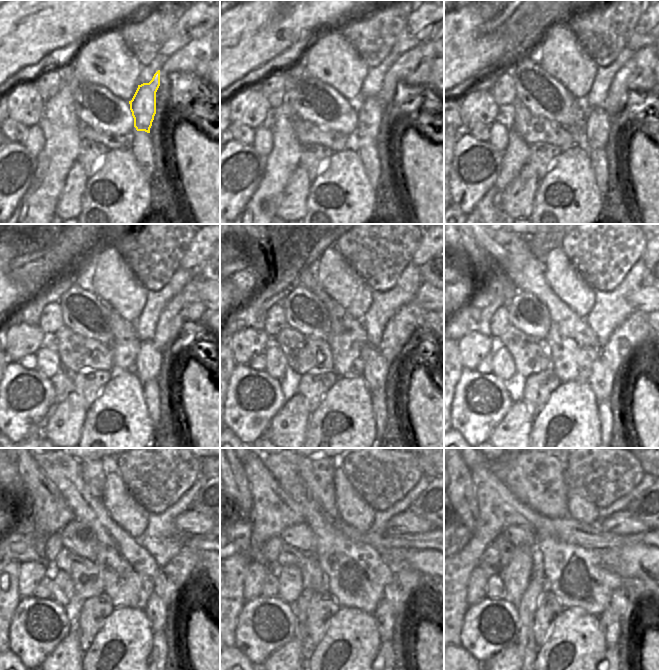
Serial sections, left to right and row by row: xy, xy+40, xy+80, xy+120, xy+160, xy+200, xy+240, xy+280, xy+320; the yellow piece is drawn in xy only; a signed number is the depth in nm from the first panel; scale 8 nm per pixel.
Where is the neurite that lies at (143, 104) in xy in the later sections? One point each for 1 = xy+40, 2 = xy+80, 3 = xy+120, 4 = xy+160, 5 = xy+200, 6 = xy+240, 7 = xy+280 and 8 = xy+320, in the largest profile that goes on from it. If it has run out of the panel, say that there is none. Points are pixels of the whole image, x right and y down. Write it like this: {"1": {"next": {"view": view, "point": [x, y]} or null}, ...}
{"1": {"next": {"view": "xy+40", "point": [370, 113]}}, "2": {"next": {"view": "xy+80", "point": [594, 123]}}, "3": {"next": {"view": "xy+120", "point": [149, 359]}}, "4": {"next": {"view": "xy+160", "point": [375, 372]}}, "5": {"next": {"view": "xy+200", "point": [601, 378]}}, "6": {"next": {"view": "xy+240", "point": [155, 609]}}, "7": {"next": {"view": "xy+280", "point": [383, 613]}}, "8": {"next": {"view": "xy+320", "point": [609, 621]}}}

